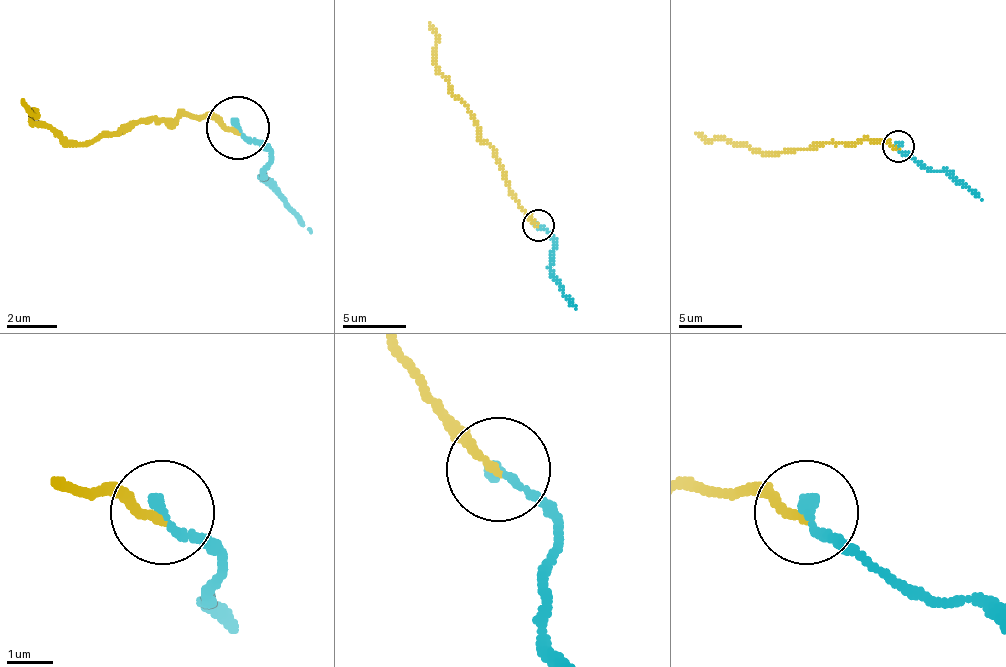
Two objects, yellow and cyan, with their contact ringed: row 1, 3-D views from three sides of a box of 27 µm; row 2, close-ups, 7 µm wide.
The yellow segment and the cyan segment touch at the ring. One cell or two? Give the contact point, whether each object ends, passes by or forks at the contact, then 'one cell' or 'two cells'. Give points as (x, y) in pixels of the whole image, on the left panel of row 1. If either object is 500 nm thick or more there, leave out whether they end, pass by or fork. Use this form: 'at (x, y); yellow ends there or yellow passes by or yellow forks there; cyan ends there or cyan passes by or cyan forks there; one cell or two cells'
at (238, 128); yellow ends there; cyan ends there; one cell

